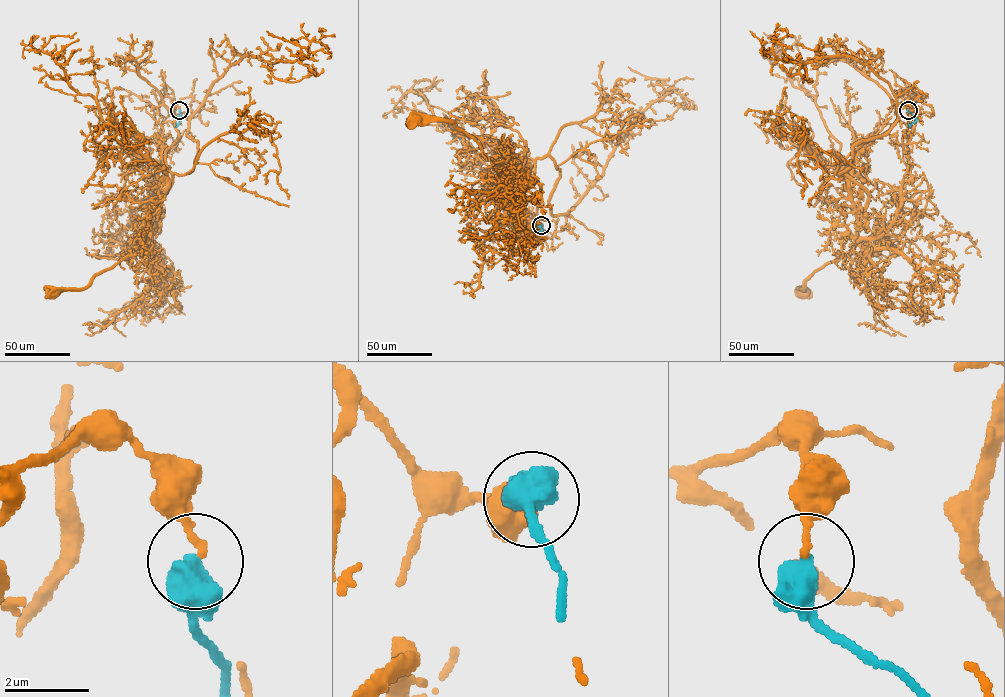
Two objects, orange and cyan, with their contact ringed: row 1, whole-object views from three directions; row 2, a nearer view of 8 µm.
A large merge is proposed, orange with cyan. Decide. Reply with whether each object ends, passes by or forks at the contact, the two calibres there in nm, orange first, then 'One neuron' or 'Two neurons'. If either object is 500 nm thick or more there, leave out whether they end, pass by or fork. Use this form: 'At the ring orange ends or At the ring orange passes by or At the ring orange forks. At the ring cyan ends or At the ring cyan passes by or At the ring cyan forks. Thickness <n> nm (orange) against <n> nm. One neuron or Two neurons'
Thickness 160 nm (orange) against 650 nm. Two neurons

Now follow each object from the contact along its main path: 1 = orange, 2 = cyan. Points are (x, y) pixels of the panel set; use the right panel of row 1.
1: (908, 109), (916, 119), (896, 218), (879, 235), (861, 238), (818, 269), (802, 292)
2: (908, 110), (916, 119), (909, 123)

